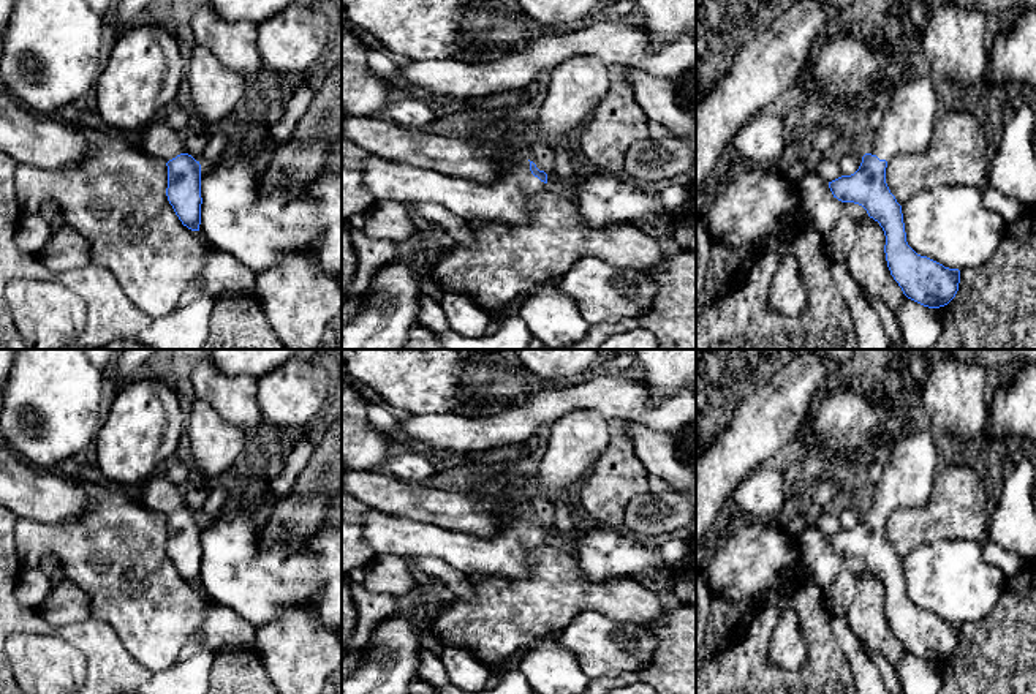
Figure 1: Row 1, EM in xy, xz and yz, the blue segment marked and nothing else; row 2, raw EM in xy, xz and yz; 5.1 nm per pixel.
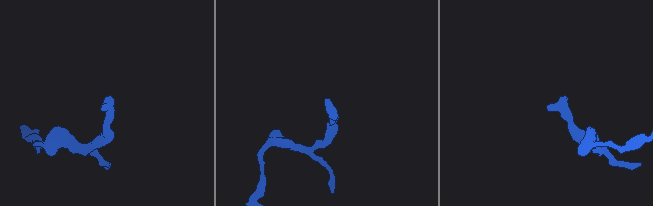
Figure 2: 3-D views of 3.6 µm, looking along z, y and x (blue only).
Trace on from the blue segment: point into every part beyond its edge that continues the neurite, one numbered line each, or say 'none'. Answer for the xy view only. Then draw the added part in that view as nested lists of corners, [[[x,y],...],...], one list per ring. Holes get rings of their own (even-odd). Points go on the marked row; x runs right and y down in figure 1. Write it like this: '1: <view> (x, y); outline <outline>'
1: xy (158, 139); outline [[[161,115],[142,130],[141,150],[168,163],[183,153],[183,138],[185,133],[171,128]]]

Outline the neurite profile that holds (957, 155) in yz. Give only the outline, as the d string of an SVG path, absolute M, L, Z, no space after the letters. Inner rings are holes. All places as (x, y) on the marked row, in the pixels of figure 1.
M946 112L936 122L933 139L924 153L902 153L887 161L886 183L903 206L922 190L987 183L990 158L979 112Z

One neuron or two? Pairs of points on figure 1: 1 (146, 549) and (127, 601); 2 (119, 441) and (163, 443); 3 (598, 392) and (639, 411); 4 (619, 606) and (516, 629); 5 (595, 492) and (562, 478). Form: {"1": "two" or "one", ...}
{"1": "one", "2": "one", "3": "one", "4": "one", "5": "two"}

